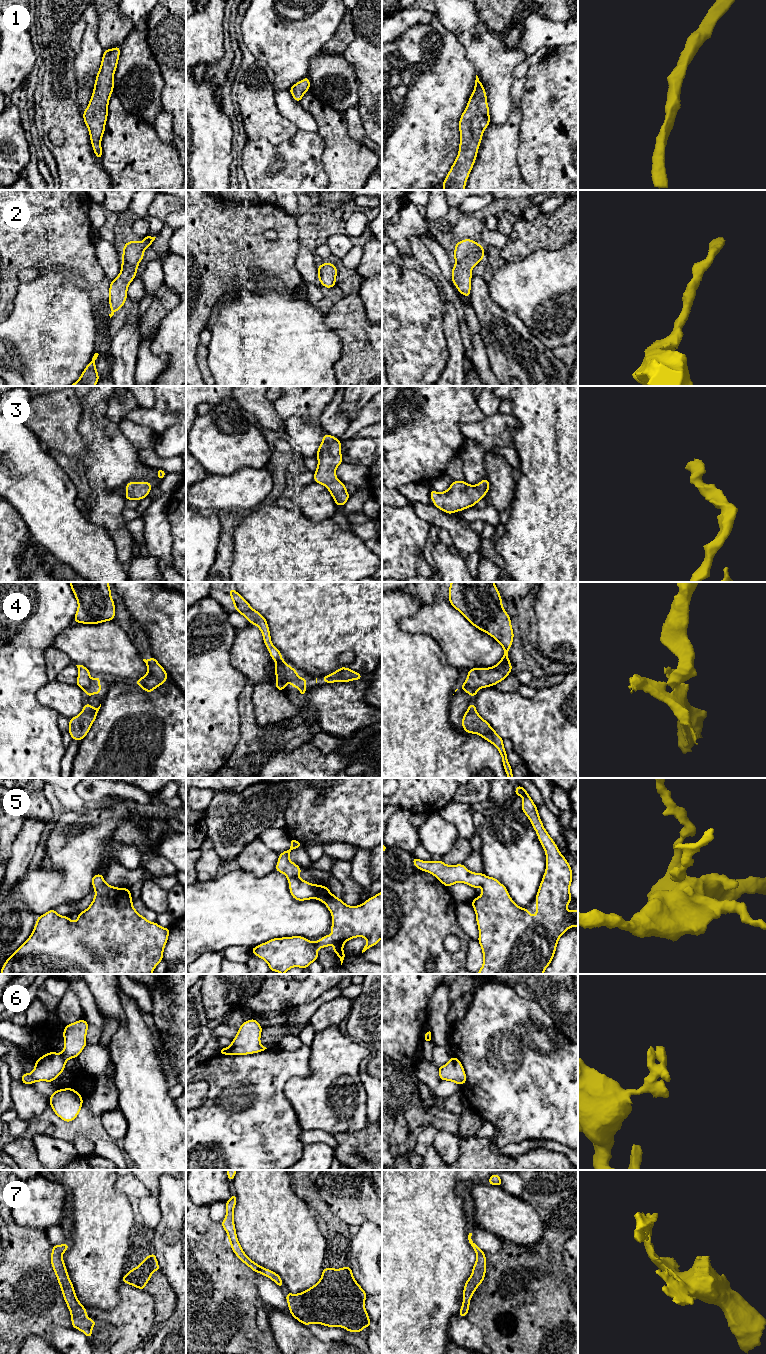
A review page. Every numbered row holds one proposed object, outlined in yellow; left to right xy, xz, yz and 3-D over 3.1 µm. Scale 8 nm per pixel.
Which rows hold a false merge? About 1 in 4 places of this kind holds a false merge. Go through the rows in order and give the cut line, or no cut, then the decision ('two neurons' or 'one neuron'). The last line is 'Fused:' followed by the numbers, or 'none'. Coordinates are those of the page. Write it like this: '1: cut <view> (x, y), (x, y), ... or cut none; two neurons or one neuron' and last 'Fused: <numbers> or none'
1: cut none; one neuron
2: cut none; one neuron
3: cut none; one neuron
4: cut none; one neuron
5: cut none; one neuron
6: cut none; one neuron
7: cut none; one neuron
Fused: none

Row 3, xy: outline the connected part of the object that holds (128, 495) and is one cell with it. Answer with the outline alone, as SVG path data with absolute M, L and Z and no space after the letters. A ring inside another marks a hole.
M128 482L126 484L126 500L141 500L146 498L151 490L152 483L150 482Z

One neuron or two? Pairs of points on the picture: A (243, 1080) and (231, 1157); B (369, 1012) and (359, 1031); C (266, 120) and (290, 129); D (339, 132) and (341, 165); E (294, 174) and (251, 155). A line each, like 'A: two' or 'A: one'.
A: one
B: one
C: one
D: one
E: one

